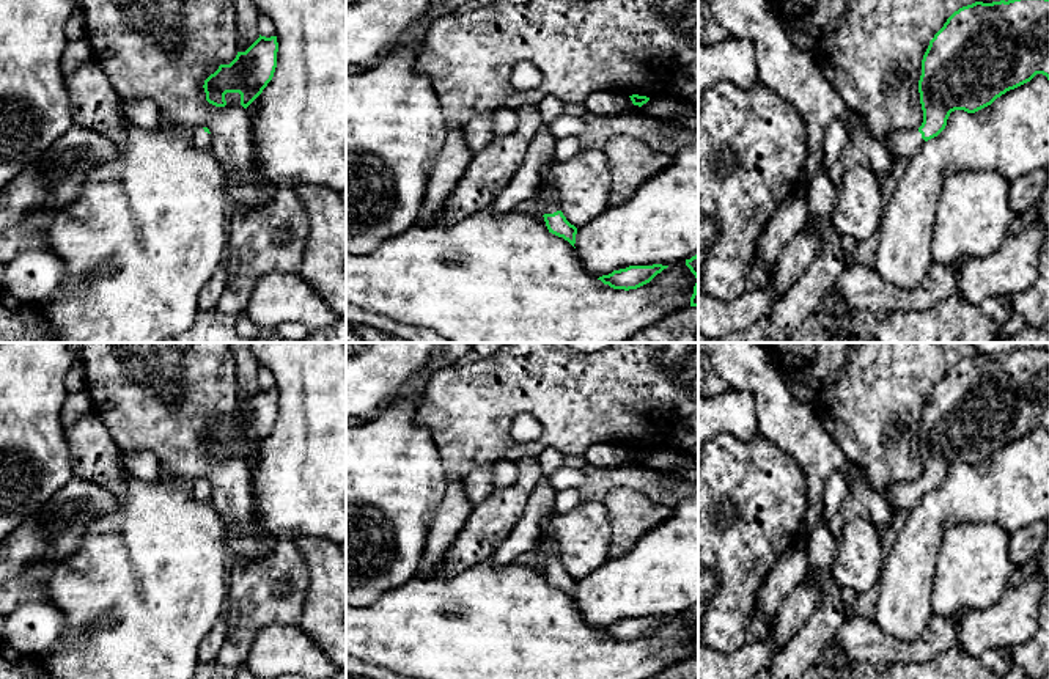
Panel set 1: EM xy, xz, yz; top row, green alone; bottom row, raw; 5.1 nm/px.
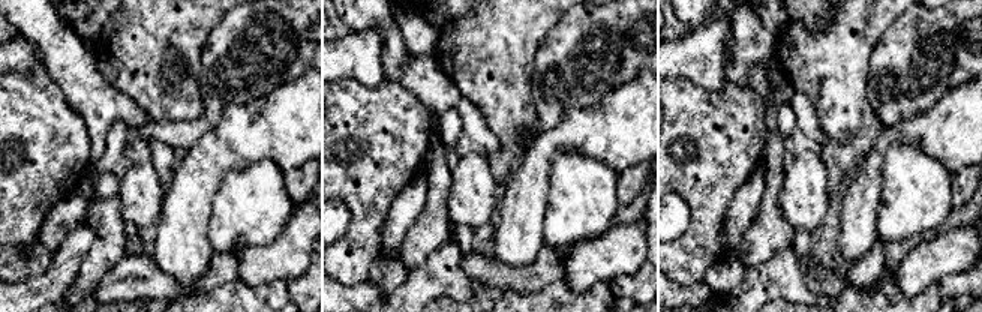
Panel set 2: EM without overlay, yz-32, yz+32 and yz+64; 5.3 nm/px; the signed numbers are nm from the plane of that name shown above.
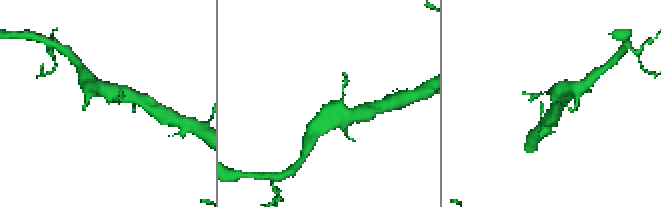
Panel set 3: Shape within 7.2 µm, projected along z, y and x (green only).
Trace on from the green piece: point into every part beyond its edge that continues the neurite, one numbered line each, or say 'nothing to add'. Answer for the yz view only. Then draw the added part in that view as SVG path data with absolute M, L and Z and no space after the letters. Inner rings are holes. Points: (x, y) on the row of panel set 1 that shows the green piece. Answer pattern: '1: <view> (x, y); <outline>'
1: yz (905, 145); M914 129L914 130L903 130L903 132L892 134L889 140L882 145L893 156L898 156L903 162L906 162L918 152L923 143L925 140L922 138L922 134L918 132L918 129Z

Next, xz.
1: xz (546, 181); M554 159L544 162L543 167L541 167L541 182L546 189L546 196L547 196L547 201L549 201L549 207L546 209L546 214L554 214L554 212L560 211L558 206L557 206L557 201L555 201L555 193L552 190L552 181L550 181L552 162L554 162Z

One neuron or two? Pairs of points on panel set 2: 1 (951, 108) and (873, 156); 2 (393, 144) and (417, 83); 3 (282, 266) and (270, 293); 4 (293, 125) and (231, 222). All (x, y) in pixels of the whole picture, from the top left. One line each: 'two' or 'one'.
1: one
2: two
3: two
4: two

